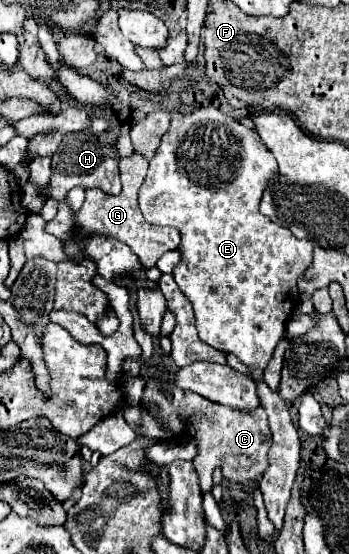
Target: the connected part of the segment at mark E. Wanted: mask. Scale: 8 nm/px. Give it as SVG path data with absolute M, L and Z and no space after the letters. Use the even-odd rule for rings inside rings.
M213 107L197 109L191 115L173 115L171 127L163 135L163 141L155 151L147 177L139 189L139 209L147 223L173 225L181 231L179 249L183 257L173 269L173 277L193 305L199 337L223 353L237 355L251 369L251 377L257 381L259 399L269 415L269 427L273 433L269 467L259 481L259 489L263 493L269 519L279 531L283 525L285 507L289 503L291 485L301 463L301 439L297 427L291 421L287 403L265 385L263 371L283 337L281 333L287 331L287 321L295 311L295 303L299 303L297 281L313 263L315 243L311 239L297 239L287 227L277 225L269 217L261 215L259 201L267 185L275 183L277 179L279 169L275 157L267 147L263 147L263 141L253 127L245 127L231 115L225 115Z

